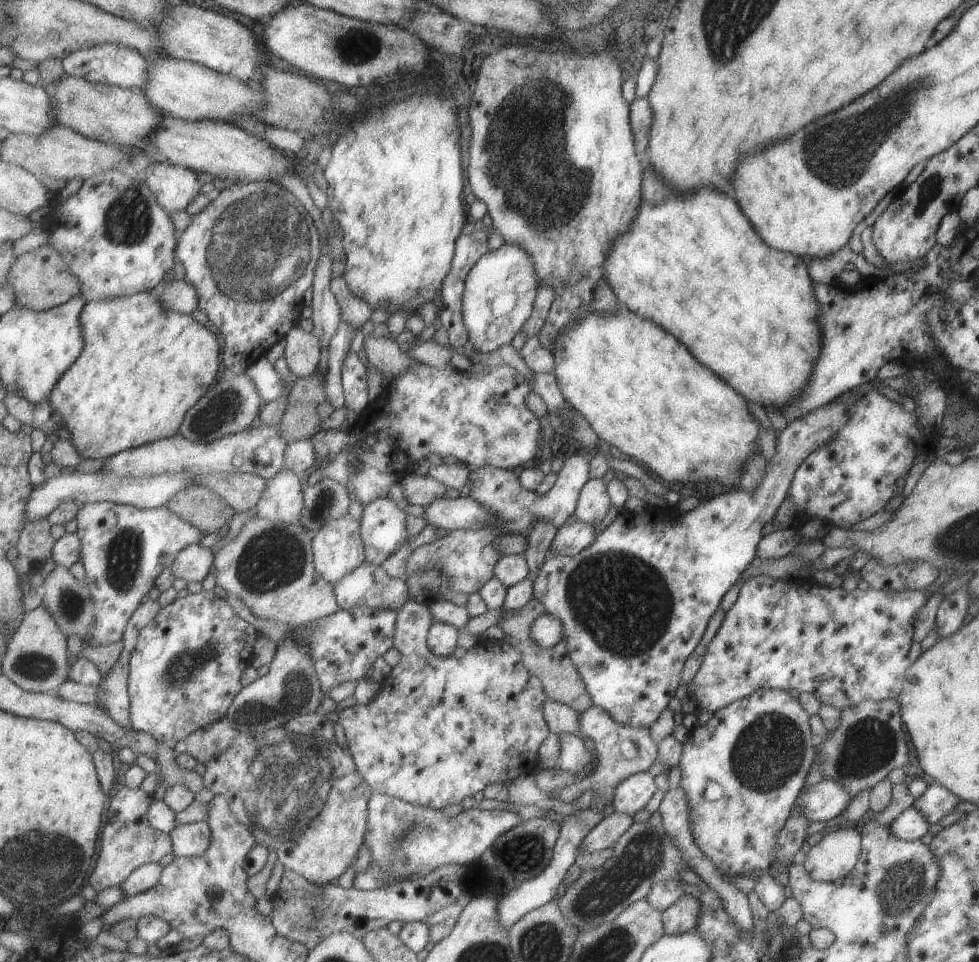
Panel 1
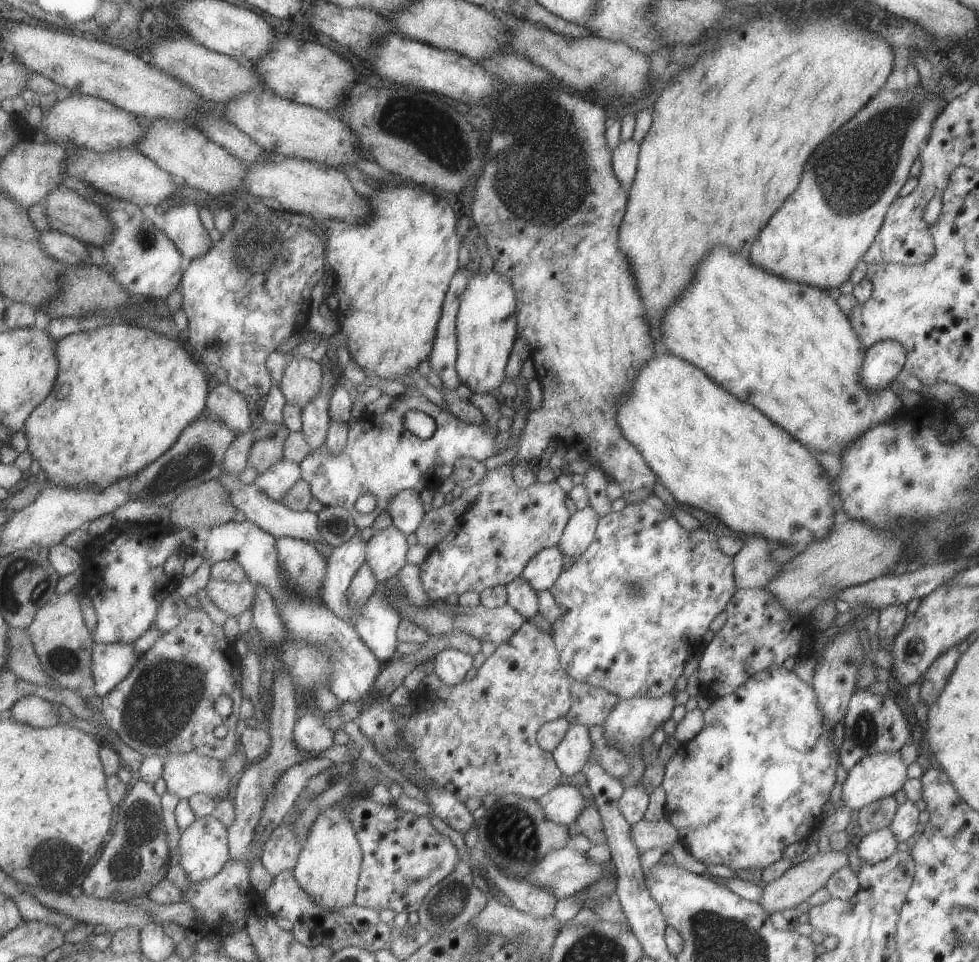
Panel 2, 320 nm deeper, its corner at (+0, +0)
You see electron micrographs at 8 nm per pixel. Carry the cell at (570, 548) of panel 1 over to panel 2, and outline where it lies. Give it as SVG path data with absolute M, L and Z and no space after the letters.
M556 546L546 548L529 562L522 576L537 592L548 591L562 574L561 558L563 555Z

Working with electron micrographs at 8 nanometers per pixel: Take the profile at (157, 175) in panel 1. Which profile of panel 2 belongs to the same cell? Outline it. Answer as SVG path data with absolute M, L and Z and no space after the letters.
M190 202L171 208L165 214L165 231L186 261L205 256L214 247L207 228L201 224L199 204Z

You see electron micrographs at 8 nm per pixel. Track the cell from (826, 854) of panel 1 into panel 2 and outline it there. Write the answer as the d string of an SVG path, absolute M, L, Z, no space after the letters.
M818 851L810 860L789 867L781 876L772 882L762 885L761 897L758 903L767 915L793 909L797 904L807 900L817 889L825 886L827 878L840 867L847 866L847 854L830 851Z

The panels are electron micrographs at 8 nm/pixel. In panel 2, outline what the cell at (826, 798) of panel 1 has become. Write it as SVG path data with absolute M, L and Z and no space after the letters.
M883 751L869 756L864 756L857 761L848 771L843 785L841 785L841 800L844 807L850 811L859 810L870 802L881 800L891 796L901 789L904 780L907 765L903 763L899 751Z

